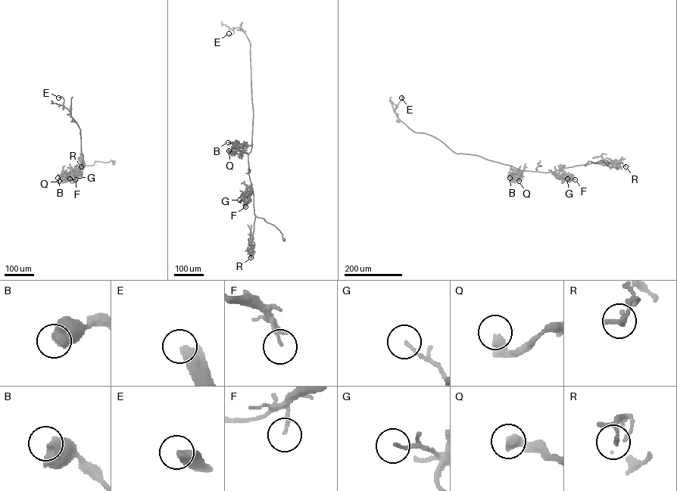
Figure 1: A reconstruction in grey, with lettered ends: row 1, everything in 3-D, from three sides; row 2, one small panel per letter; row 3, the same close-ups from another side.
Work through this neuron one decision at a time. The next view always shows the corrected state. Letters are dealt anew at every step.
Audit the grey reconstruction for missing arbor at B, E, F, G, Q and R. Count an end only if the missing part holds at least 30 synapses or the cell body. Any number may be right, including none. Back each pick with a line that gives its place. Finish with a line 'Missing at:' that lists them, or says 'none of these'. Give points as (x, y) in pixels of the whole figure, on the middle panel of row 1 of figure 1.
E: at (229, 33)
Missing at: E

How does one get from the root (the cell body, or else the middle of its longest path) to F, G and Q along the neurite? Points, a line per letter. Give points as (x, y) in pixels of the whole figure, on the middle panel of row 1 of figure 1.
F: (284, 239), (274, 225), (255, 215), (252, 187), (245, 206)
G: (284, 239), (274, 225), (255, 215), (252, 187), (251, 192), (244, 198), (239, 200)
Q: (284, 239), (274, 225), (254, 214), (248, 154), (241, 150), (229, 150)

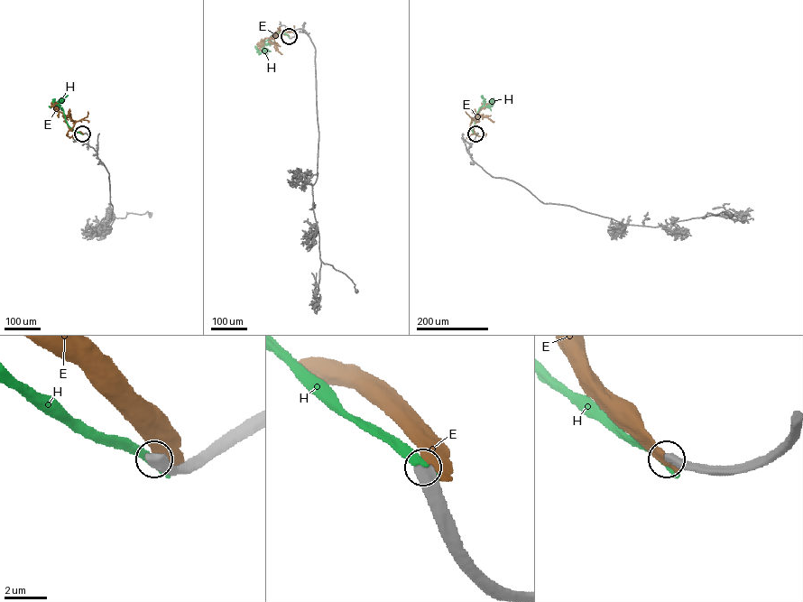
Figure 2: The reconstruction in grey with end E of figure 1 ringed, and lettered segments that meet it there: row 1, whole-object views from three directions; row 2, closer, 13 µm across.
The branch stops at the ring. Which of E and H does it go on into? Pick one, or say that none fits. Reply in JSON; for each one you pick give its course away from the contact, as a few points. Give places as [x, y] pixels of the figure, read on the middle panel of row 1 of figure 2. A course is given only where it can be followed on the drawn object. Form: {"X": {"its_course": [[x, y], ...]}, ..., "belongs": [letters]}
{"belongs": []}

